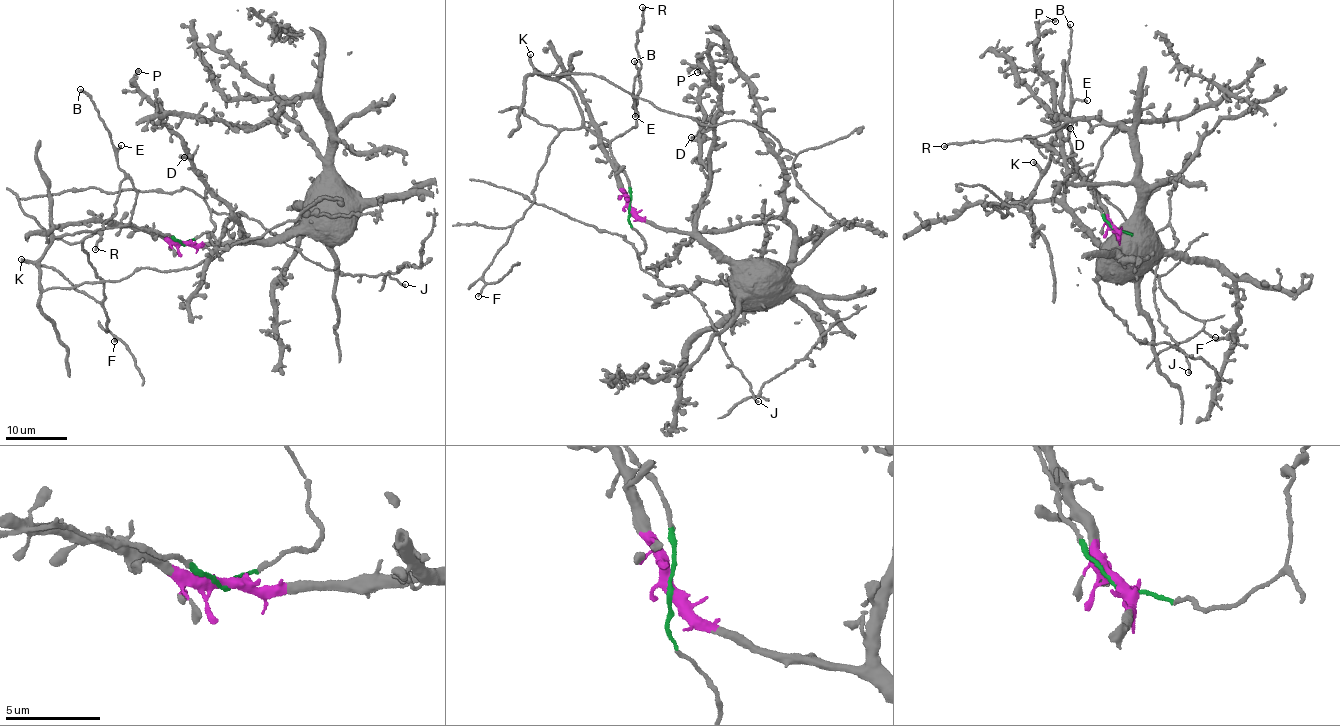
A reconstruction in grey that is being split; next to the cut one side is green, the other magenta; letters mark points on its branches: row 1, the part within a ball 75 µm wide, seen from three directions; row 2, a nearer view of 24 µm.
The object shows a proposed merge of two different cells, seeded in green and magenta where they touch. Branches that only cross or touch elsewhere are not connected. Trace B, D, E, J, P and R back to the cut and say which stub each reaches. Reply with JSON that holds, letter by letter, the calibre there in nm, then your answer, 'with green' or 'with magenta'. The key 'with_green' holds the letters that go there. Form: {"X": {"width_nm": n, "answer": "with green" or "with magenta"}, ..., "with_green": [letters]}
{"B": {"width_nm": 180, "answer": "with green"}, "D": {"width_nm": 220, "answer": "with magenta"}, "E": {"width_nm": 190, "answer": "with green"}, "J": {"width_nm": 190, "answer": "with green"}, "P": {"width_nm": 280, "answer": "with magenta"}, "R": {"width_nm": 200, "answer": "with green"}, "with_green": ["B", "E", "J", "R"]}

